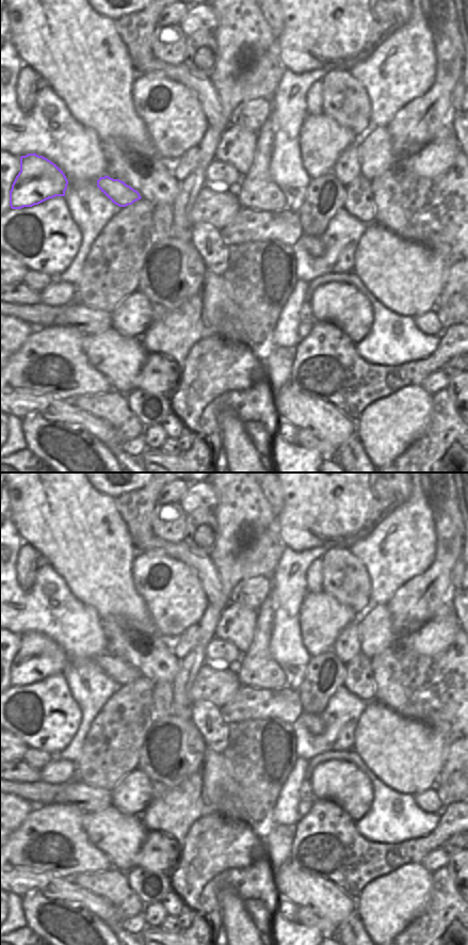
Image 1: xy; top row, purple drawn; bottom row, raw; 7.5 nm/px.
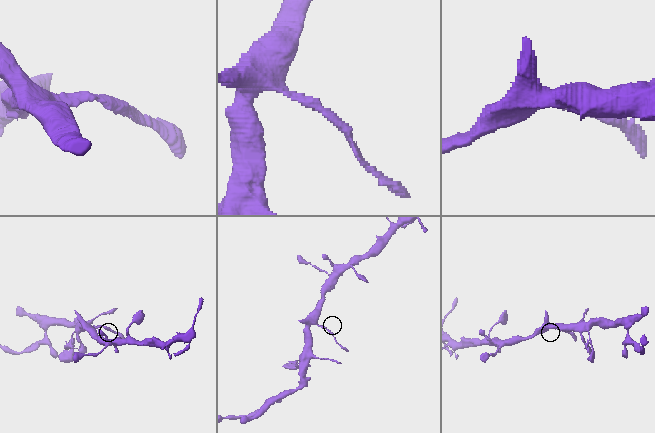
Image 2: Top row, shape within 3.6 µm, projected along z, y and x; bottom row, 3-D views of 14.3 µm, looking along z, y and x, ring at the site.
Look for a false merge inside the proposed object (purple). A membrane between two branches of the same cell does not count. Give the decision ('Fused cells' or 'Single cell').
Fused cells

